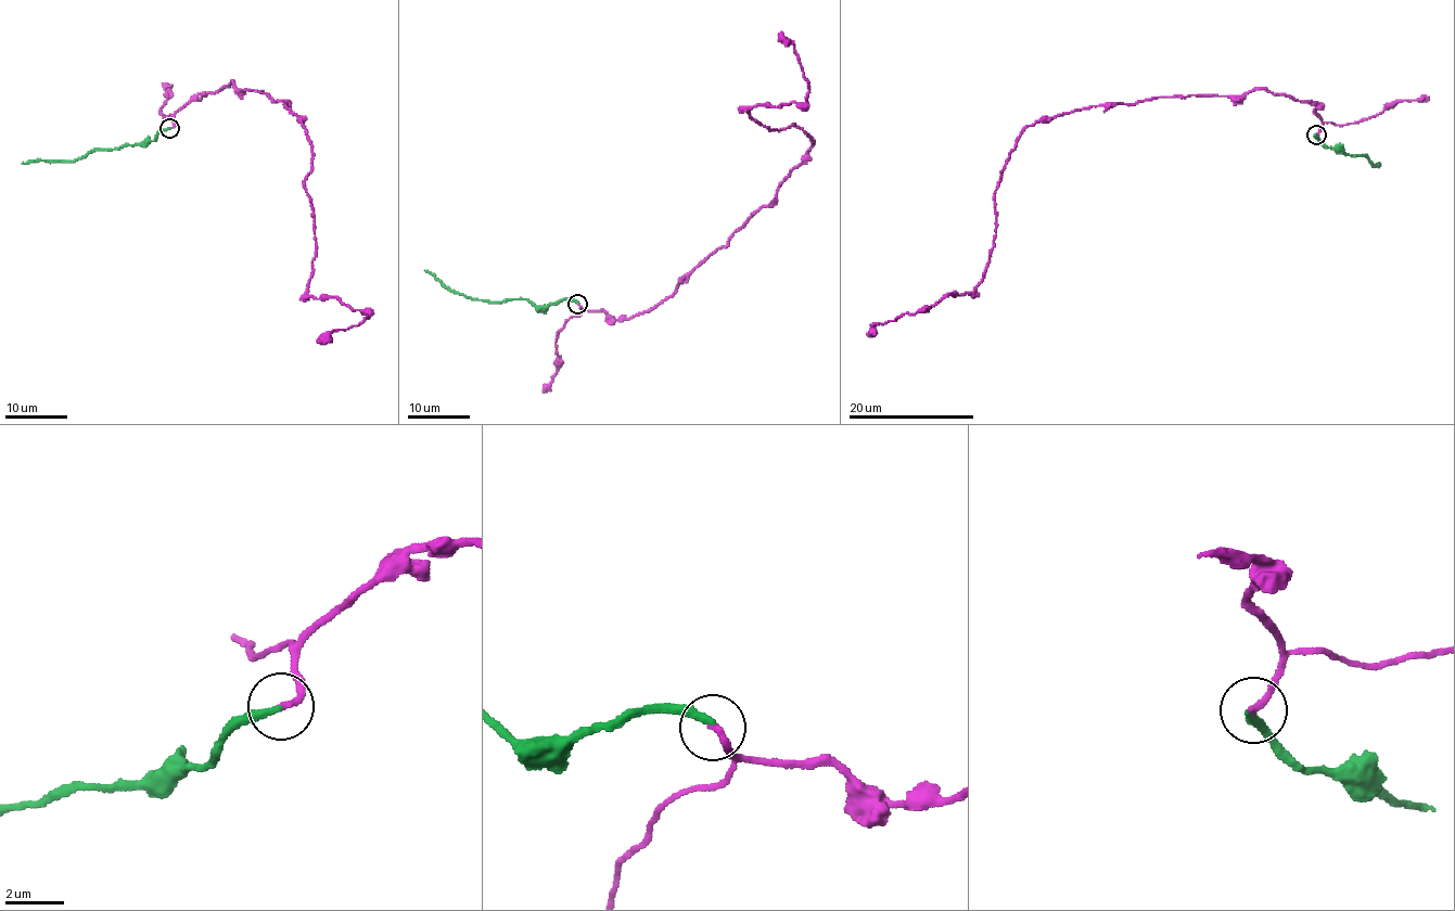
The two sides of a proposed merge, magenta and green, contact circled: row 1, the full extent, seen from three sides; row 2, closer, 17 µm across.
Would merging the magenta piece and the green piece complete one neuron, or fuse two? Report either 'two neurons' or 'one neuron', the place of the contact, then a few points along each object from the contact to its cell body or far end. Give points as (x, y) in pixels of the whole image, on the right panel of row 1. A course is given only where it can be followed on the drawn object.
one neuron; place (1316, 135); course magenta (1315, 135), (1316, 103), (1264, 89), (1043, 117), (1009, 154), (975, 289), (866, 334); course green (1315, 135), (1328, 148), (1356, 156), (1367, 155), (1373, 166), (1379, 166)

